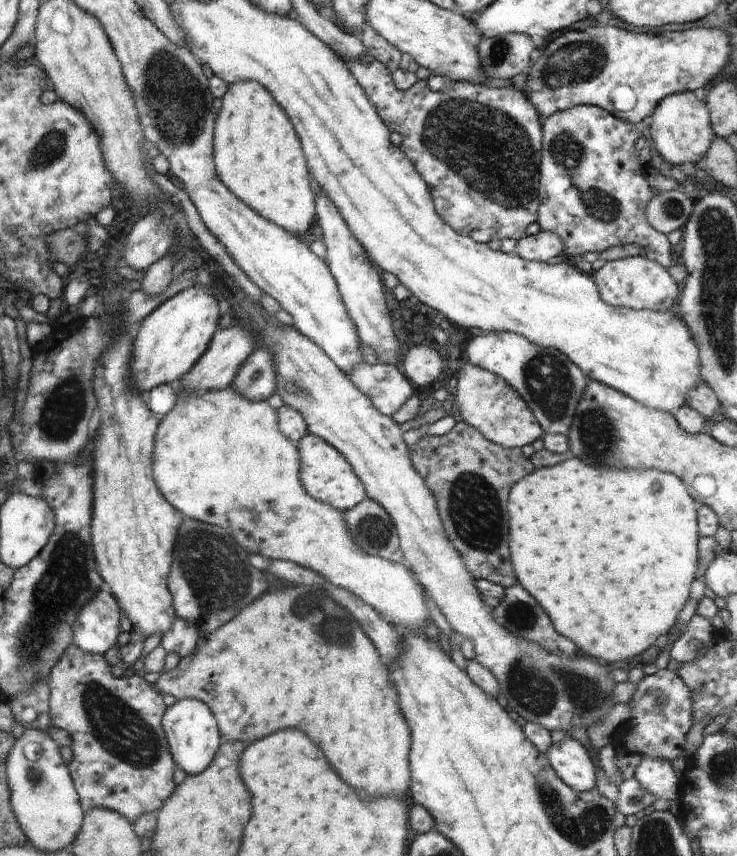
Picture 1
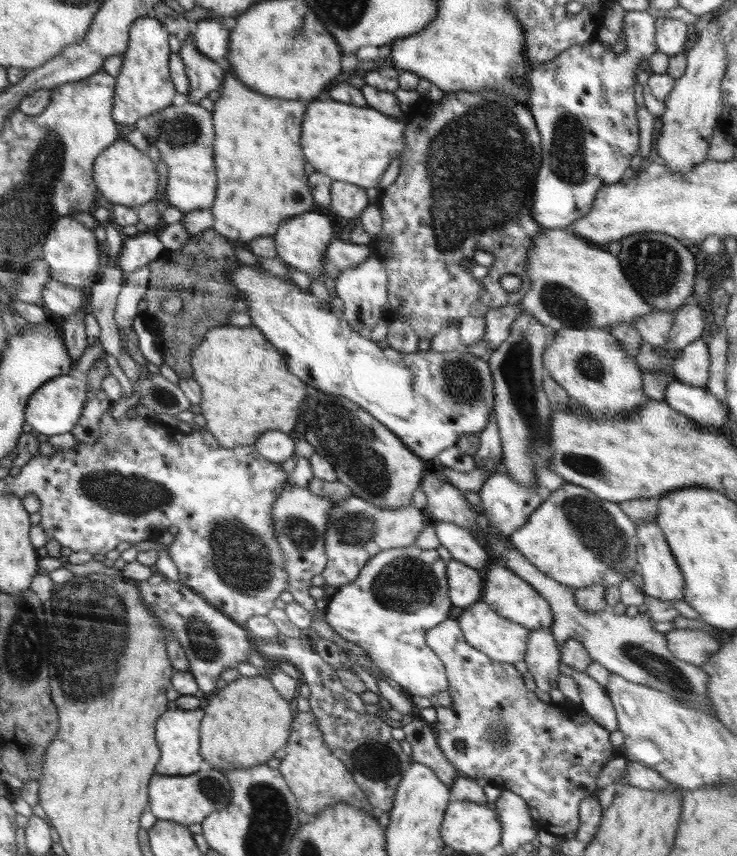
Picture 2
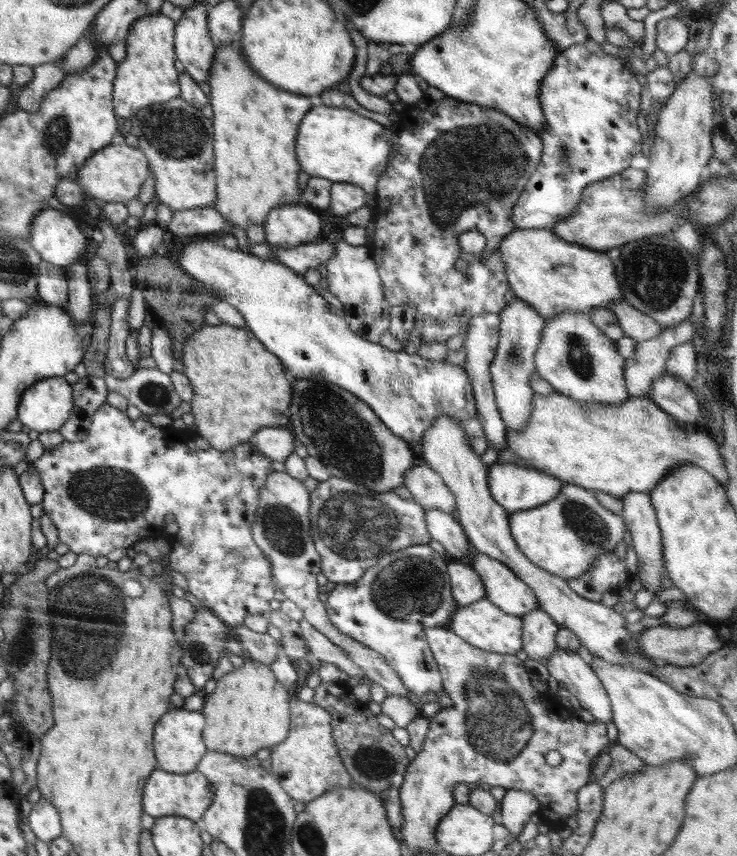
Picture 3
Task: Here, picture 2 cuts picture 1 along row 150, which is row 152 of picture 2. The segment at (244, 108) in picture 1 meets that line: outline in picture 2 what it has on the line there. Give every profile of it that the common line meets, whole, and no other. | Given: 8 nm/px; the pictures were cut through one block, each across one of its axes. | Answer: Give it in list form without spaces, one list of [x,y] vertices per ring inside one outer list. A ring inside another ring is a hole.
[[[225,59],[222,63],[224,77],[220,86],[221,95],[211,113],[215,132],[213,160],[217,175],[217,194],[211,209],[214,216],[213,229],[227,239],[249,243],[259,236],[274,236],[285,220],[316,208],[304,172],[306,162],[300,146],[300,126],[306,106],[296,100],[268,98],[265,94],[248,88],[229,70]]]

